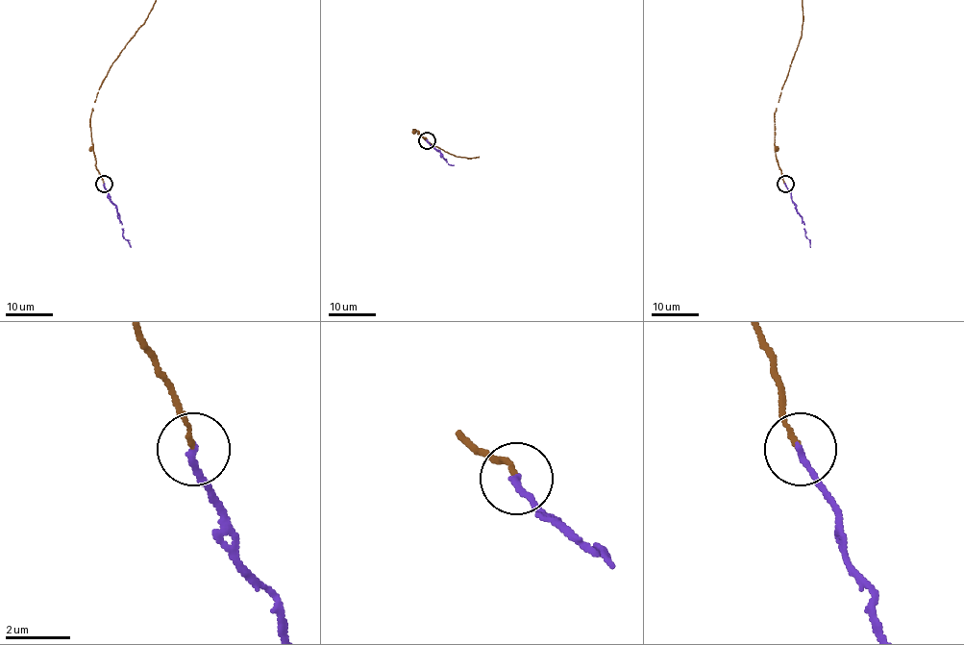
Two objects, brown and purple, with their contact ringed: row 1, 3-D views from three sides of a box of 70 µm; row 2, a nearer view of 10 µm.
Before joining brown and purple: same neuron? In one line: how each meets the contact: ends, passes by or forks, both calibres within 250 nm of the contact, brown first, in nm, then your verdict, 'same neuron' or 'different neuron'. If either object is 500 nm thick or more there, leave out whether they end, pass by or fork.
brown ends; purple ends; calibres 130 and 200 nm; same neuron

